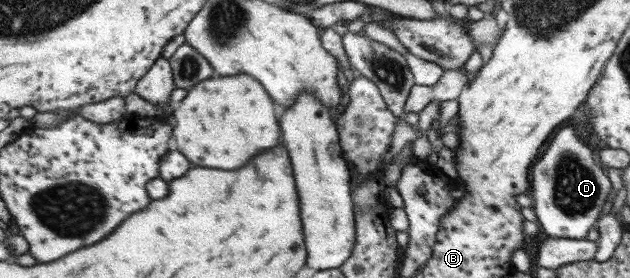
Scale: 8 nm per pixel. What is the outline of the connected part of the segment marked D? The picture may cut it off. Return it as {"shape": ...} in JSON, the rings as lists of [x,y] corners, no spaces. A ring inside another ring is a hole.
{"shape":[[[561,127],[551,137],[539,160],[530,165],[528,195],[534,201],[535,223],[546,236],[585,239],[587,231],[595,226],[611,185],[603,169],[595,164],[591,150],[573,127]]]}

